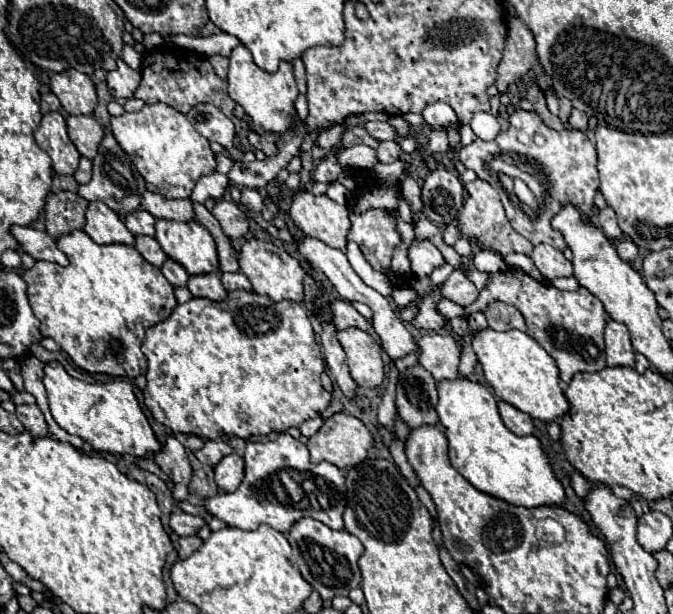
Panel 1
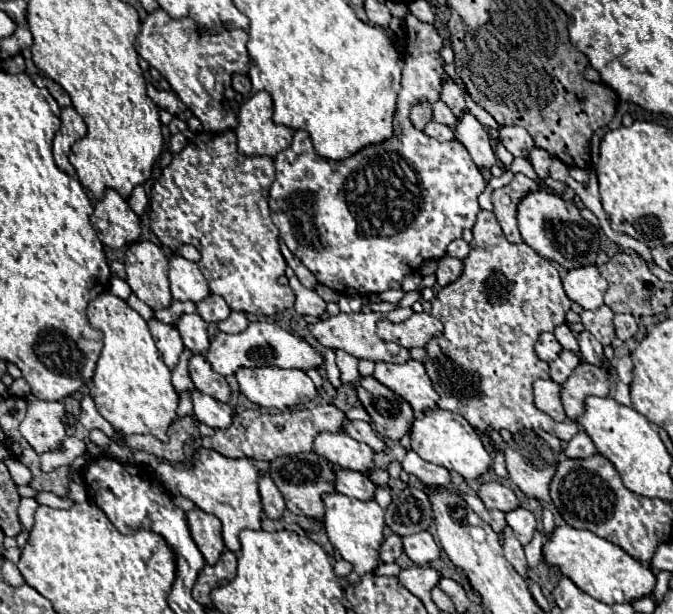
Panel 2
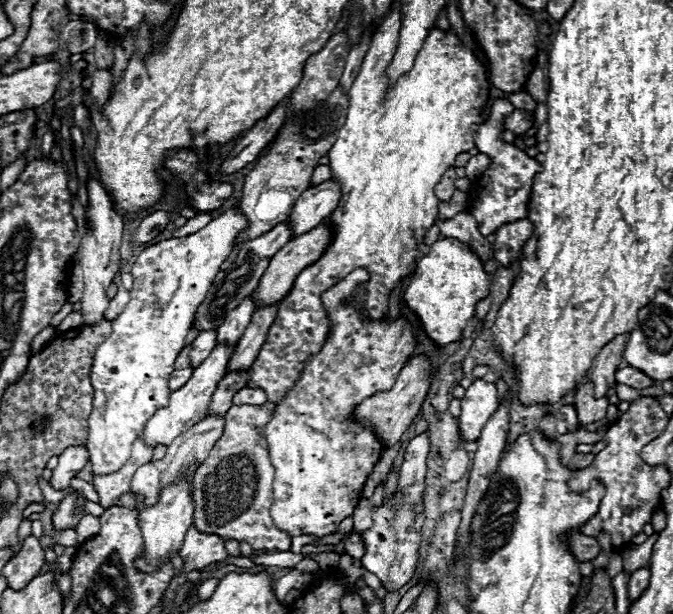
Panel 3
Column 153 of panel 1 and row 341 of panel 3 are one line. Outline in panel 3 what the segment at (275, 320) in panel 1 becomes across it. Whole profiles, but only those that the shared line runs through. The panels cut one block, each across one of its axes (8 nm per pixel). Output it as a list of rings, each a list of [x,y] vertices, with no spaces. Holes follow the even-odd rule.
[[[354,270],[354,272],[350,272],[344,280],[340,280],[334,288],[330,288],[330,290],[326,290],[326,292],[322,294],[322,302],[324,302],[326,310],[330,312],[330,322],[332,322],[330,336],[326,338],[326,344],[322,346],[322,350],[320,350],[318,354],[310,356],[310,360],[304,364],[302,378],[294,384],[294,388],[290,388],[288,396],[282,400],[282,404],[276,404],[276,406],[272,408],[272,420],[270,420],[270,422],[266,424],[266,428],[264,428],[264,432],[266,432],[266,440],[268,440],[268,444],[270,444],[270,460],[272,460],[274,470],[276,470],[276,476],[274,476],[274,504],[272,504],[272,508],[270,508],[270,514],[272,514],[274,524],[276,524],[278,528],[282,528],[284,532],[288,532],[290,536],[304,536],[304,534],[306,534],[306,536],[322,538],[322,536],[328,536],[328,534],[336,532],[338,524],[340,524],[346,516],[352,516],[356,504],[360,502],[364,482],[366,482],[366,478],[370,476],[370,472],[374,470],[374,466],[376,466],[376,462],[378,462],[380,452],[382,452],[384,446],[374,438],[374,434],[372,434],[368,428],[362,428],[360,424],[348,424],[346,418],[348,418],[350,410],[352,410],[358,402],[362,402],[366,396],[372,396],[372,394],[376,394],[376,392],[390,390],[390,388],[394,386],[394,382],[396,382],[400,370],[404,368],[408,356],[412,354],[412,350],[414,350],[414,346],[416,346],[416,336],[414,336],[412,326],[408,324],[408,320],[398,318],[398,320],[394,320],[394,322],[386,322],[386,320],[378,320],[378,322],[362,322],[362,318],[360,318],[360,314],[356,312],[354,306],[344,308],[344,306],[340,304],[340,300],[342,300],[346,294],[354,292],[354,286],[358,286],[358,284],[362,284],[362,282],[366,282],[366,280],[368,280],[368,272],[366,272],[366,270]]]

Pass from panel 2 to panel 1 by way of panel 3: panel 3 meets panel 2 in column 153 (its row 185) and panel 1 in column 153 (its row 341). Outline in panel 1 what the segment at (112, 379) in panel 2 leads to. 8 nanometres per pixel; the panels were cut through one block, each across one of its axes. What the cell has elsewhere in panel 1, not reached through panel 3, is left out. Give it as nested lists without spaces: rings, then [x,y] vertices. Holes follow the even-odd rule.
[[[74,230],[58,238],[58,248],[66,252],[70,260],[68,266],[36,262],[30,270],[22,274],[22,278],[28,284],[28,302],[34,310],[34,316],[40,320],[42,336],[52,338],[72,358],[72,362],[86,372],[92,374],[100,372],[132,380],[146,374],[148,360],[140,350],[144,342],[144,332],[150,326],[166,320],[172,314],[174,306],[178,304],[170,282],[166,282],[160,268],[146,262],[134,246],[128,244],[100,246],[82,230]]]

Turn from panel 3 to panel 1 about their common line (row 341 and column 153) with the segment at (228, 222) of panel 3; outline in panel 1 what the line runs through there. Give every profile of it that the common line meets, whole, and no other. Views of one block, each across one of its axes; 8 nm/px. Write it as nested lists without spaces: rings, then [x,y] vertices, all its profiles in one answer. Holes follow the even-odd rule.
[[[158,102],[152,106],[144,106],[140,112],[130,112],[130,114],[126,112],[124,116],[110,118],[110,130],[116,142],[122,146],[122,150],[130,154],[130,160],[136,166],[136,170],[142,174],[142,178],[148,184],[154,184],[164,198],[190,198],[198,178],[212,174],[216,170],[216,158],[210,150],[210,142],[190,124],[190,120],[184,114],[180,114],[168,104]]]

